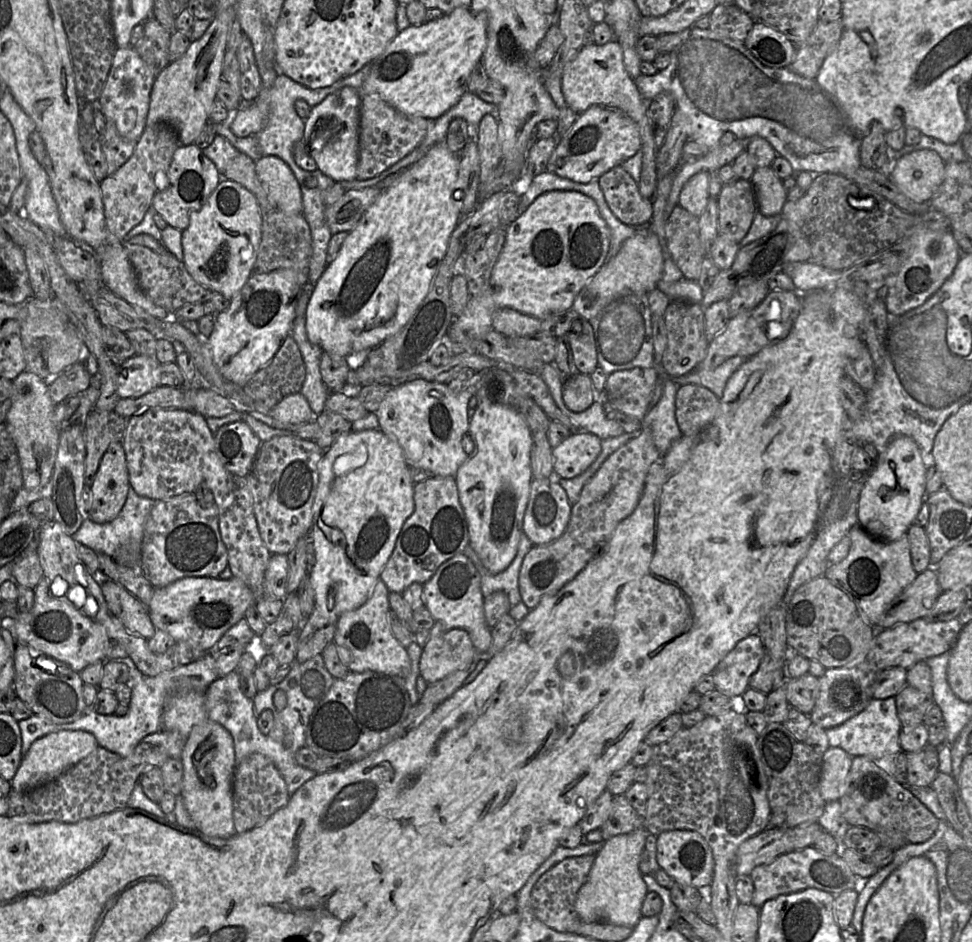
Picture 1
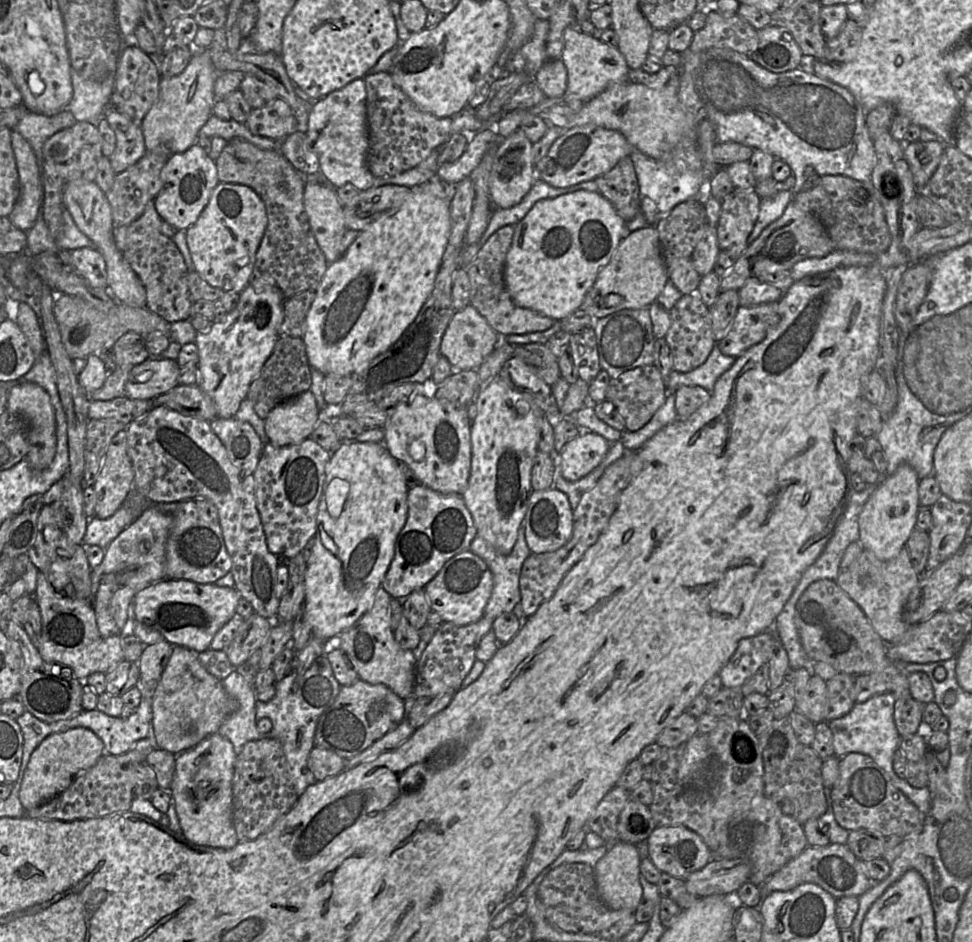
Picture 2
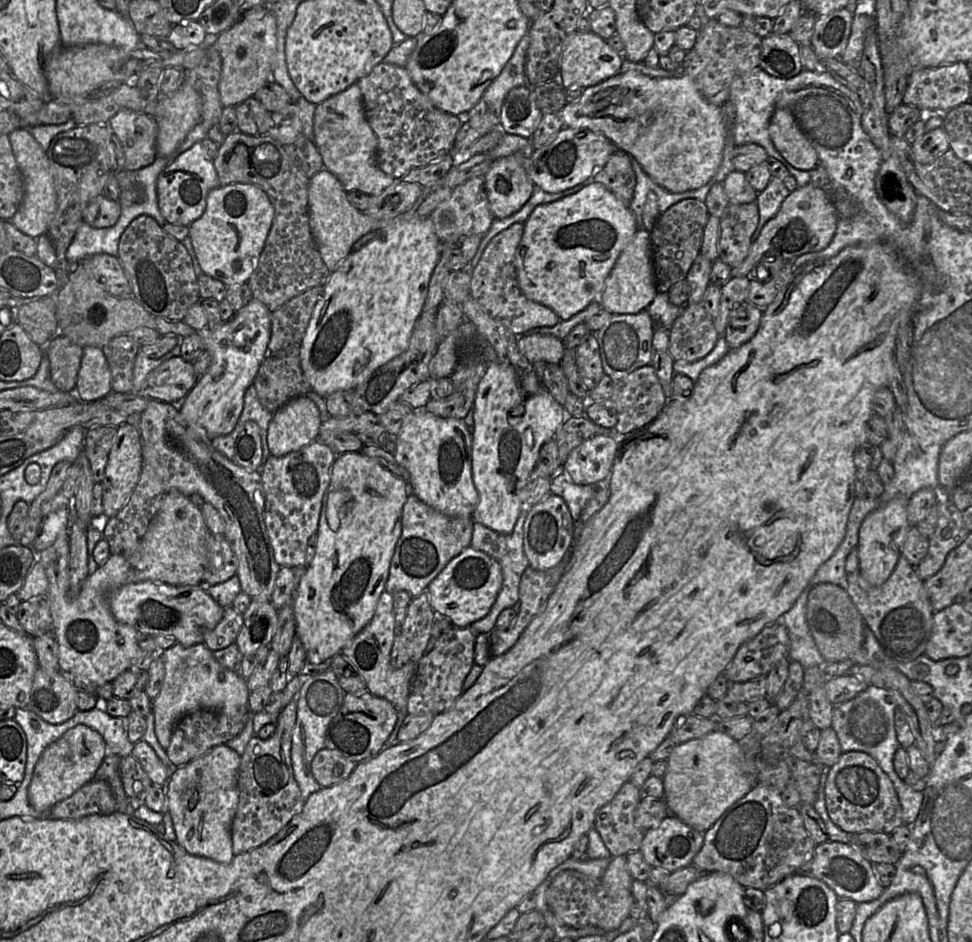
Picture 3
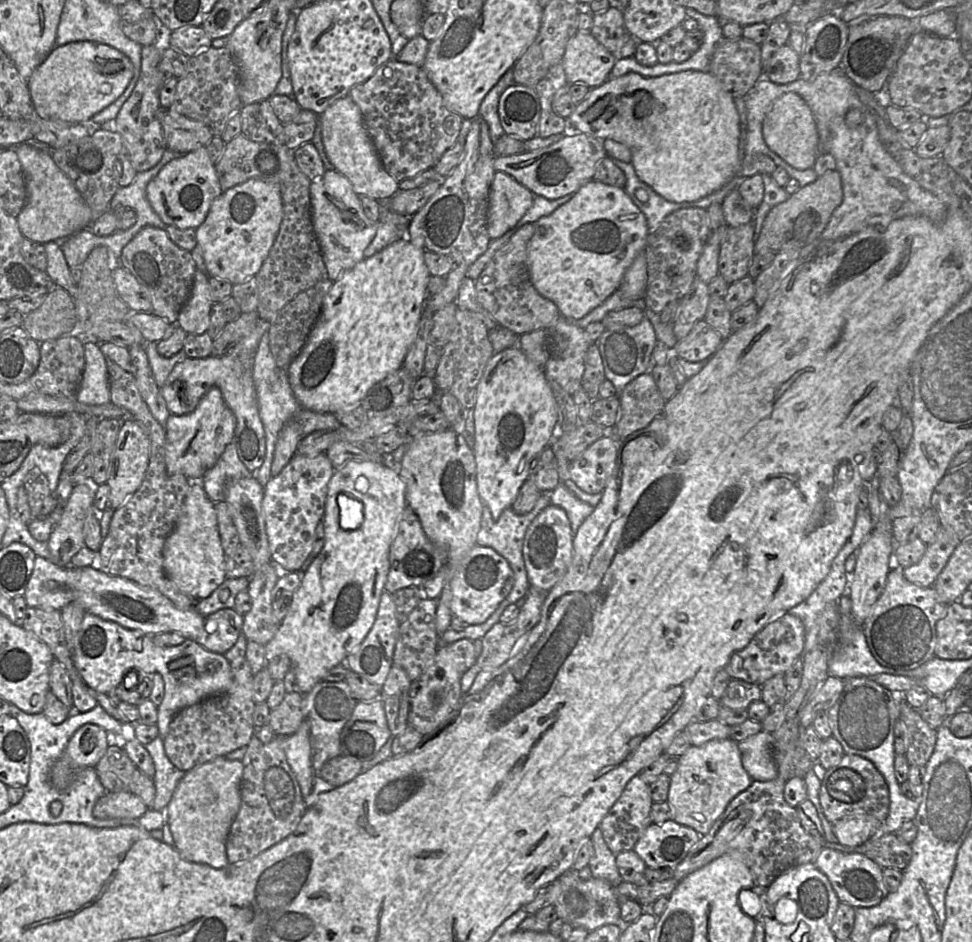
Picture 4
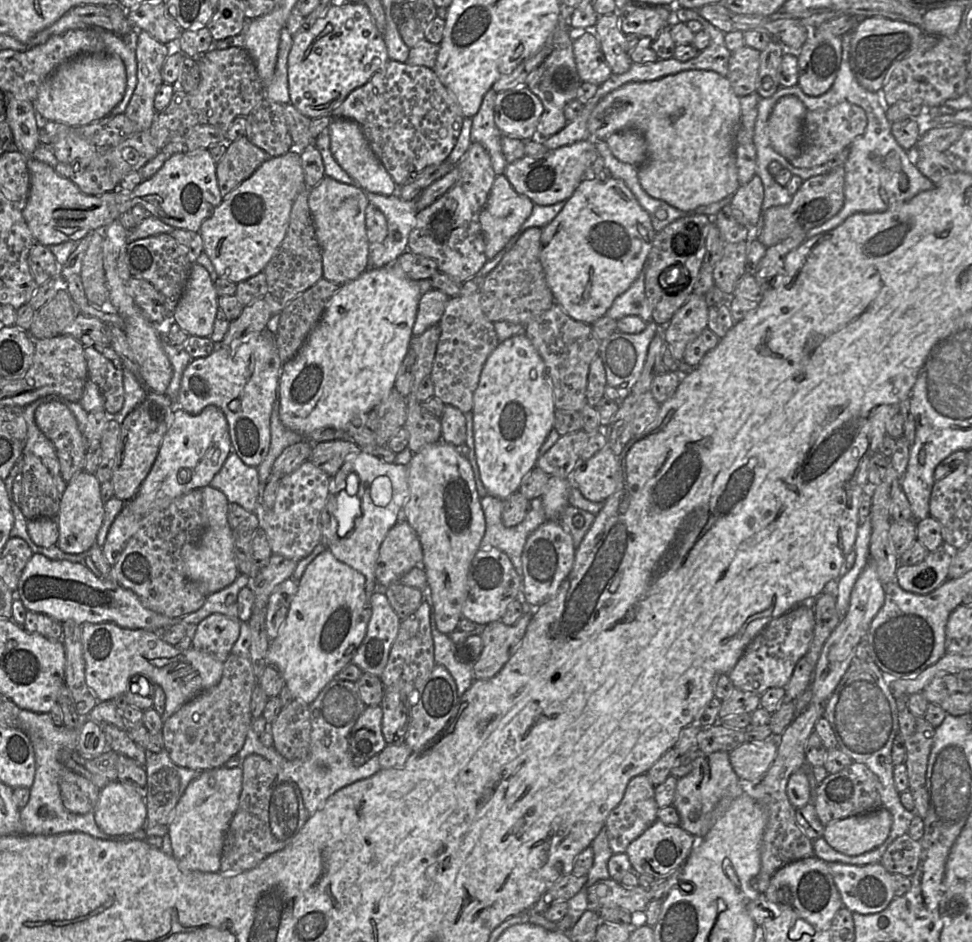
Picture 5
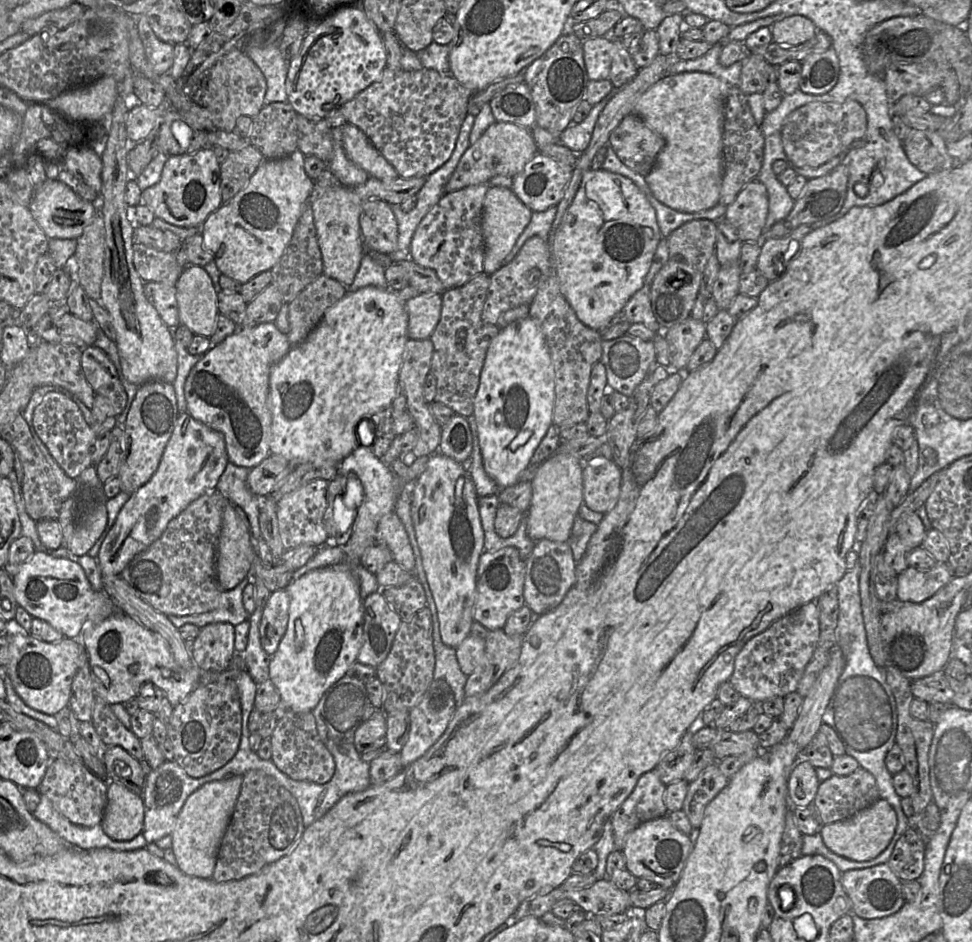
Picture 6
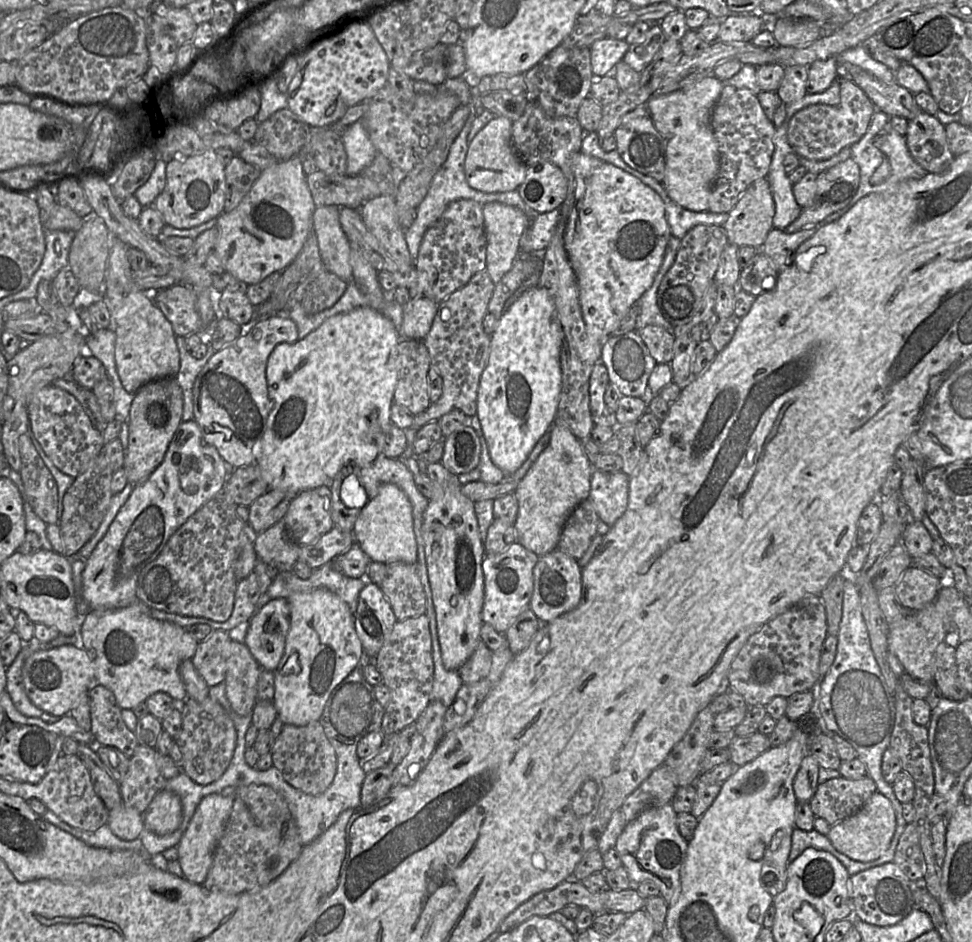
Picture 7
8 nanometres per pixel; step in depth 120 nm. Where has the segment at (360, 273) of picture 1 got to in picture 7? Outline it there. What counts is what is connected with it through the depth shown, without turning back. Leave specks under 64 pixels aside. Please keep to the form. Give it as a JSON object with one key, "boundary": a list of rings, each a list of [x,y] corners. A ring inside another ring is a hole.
{"boundary":[[[358,307],[348,313],[337,314],[328,318],[304,339],[295,343],[280,343],[273,349],[266,367],[268,395],[272,402],[272,408],[267,418],[263,437],[253,447],[253,454],[256,459],[254,464],[259,467],[262,478],[270,490],[281,489],[300,493],[322,485],[331,488],[332,481],[344,466],[346,468],[362,468],[373,465],[378,455],[382,454],[386,434],[391,423],[391,406],[398,381],[397,346],[399,341],[400,335],[390,319],[370,307]]]}

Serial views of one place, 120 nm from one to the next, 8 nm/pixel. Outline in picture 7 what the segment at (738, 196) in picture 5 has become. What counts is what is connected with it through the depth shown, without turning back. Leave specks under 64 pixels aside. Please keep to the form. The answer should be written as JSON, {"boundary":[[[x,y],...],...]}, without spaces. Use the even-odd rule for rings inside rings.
{"boundary":[[[767,178],[751,183],[729,212],[723,225],[728,243],[762,248],[773,228],[775,205]]]}

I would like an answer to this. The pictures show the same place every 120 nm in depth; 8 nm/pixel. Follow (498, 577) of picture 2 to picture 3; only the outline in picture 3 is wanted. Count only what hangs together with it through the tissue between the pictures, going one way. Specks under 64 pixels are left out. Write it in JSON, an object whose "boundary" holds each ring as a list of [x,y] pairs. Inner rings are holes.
{"boundary":[[[524,504],[521,508],[519,517],[515,523],[514,529],[509,534],[502,534],[496,532],[487,526],[483,525],[481,522],[474,522],[471,546],[481,550],[495,560],[497,560],[502,569],[502,586],[497,595],[497,598],[491,607],[489,613],[478,621],[473,622],[469,627],[475,631],[475,633],[485,633],[490,634],[492,630],[496,628],[496,621],[500,612],[505,609],[512,607],[519,600],[519,585],[521,577],[525,569],[529,566],[528,559],[524,553],[523,547],[523,534],[524,534],[524,522],[528,515],[529,508]]]}

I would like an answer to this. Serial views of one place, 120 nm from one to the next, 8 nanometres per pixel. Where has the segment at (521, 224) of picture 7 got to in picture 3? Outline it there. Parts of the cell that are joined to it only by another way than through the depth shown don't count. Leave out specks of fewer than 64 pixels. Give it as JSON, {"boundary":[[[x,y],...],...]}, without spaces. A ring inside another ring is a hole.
{"boundary":[[[524,152],[494,160],[485,177],[485,192],[495,219],[518,212],[529,200],[534,183],[525,169]]]}

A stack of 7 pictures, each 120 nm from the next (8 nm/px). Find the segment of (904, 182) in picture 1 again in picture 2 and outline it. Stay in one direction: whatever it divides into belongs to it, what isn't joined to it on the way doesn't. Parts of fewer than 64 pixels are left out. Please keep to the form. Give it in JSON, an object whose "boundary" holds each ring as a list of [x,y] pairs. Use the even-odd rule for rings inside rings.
{"boundary":[[[918,140],[915,142],[906,143],[904,149],[904,158],[907,161],[911,173],[913,175],[913,181],[917,188],[917,195],[918,188],[924,186],[936,171],[941,160],[941,155],[945,149],[945,146],[946,145],[939,140],[935,141]]]}

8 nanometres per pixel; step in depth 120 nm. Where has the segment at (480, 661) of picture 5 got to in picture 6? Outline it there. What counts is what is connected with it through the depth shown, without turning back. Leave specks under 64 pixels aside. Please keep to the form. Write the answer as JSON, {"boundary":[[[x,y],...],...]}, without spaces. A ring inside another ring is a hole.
{"boundary":[[[503,629],[489,631],[485,638],[486,657],[464,687],[465,697],[481,695],[492,688],[518,661],[524,635],[508,635]]]}

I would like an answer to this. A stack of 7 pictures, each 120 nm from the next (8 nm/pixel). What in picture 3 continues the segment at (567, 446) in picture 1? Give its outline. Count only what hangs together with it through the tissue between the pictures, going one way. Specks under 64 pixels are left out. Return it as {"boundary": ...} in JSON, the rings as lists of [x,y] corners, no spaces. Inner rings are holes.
{"boundary":[[[596,434],[575,447],[563,464],[564,472],[578,485],[596,484],[612,470],[618,443],[607,434]]]}

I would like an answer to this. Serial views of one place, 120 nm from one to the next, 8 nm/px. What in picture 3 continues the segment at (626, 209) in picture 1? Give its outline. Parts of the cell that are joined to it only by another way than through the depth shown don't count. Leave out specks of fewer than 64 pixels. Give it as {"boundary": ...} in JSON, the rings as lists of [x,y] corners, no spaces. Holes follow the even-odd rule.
{"boundary":[[[616,150],[606,164],[593,174],[592,181],[604,185],[619,200],[629,206],[636,184],[630,155],[623,150]]]}

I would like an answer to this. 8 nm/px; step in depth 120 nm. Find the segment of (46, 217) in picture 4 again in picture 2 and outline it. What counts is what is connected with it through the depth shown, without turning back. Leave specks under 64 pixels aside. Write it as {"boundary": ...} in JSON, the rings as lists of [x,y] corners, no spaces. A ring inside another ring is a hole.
{"boundary":[[[11,130],[11,144],[20,193],[8,218],[17,228],[27,232],[41,214],[44,198],[42,171],[30,144],[15,130]]]}

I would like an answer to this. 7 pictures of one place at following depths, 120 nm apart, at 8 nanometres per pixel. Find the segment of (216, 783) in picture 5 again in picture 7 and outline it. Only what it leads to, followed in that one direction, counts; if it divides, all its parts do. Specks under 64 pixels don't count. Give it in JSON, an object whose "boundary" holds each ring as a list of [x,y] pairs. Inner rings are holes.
{"boundary":[[[213,793],[205,796],[199,803],[188,828],[182,836],[178,847],[178,861],[184,878],[189,882],[202,885],[213,862],[214,853],[223,835],[226,822],[230,816],[236,797]]]}

